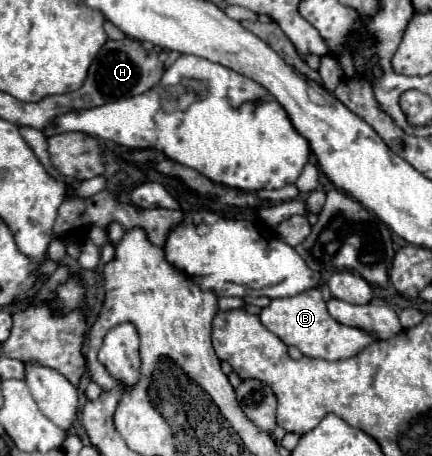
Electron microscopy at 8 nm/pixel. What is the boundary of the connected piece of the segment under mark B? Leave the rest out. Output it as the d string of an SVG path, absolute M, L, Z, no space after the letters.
M310 289L310 291L304 291L304 293L300 293L296 297L288 297L288 299L270 301L268 297L246 297L244 301L264 307L260 313L262 325L268 331L272 331L274 335L278 335L286 345L296 345L306 357L318 357L318 359L326 359L326 361L348 359L374 341L374 337L370 337L366 331L346 327L346 325L340 325L338 321L334 321L330 317L326 303L318 289Z

